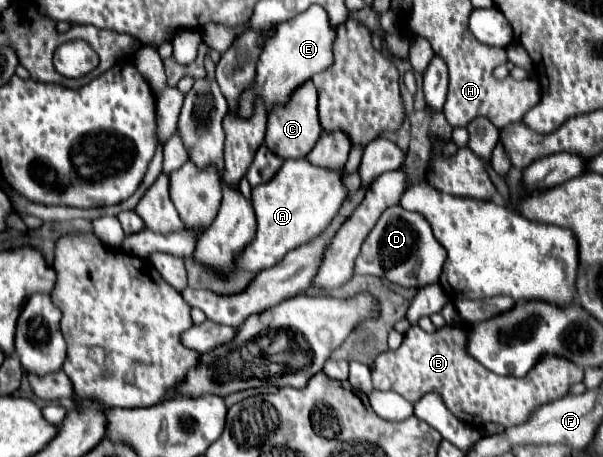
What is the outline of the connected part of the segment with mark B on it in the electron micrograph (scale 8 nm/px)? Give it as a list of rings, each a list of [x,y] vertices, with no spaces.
[[[411,326],[399,350],[387,350],[371,364],[375,390],[393,390],[411,404],[429,392],[437,392],[443,398],[443,404],[465,424],[477,418],[483,424],[493,422],[503,428],[511,428],[525,424],[539,406],[563,398],[571,384],[583,380],[583,370],[579,366],[555,356],[543,358],[527,376],[519,380],[497,376],[465,352],[463,340],[463,328],[457,326],[445,326],[433,334],[423,332],[419,326]]]

